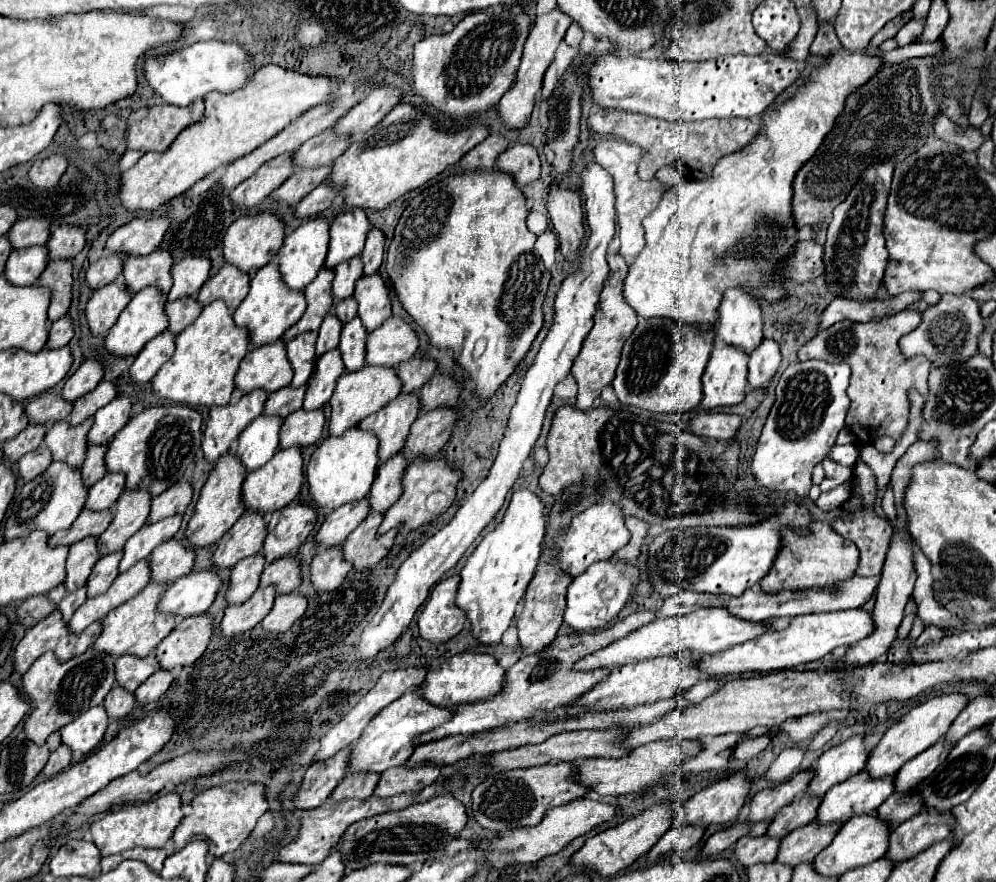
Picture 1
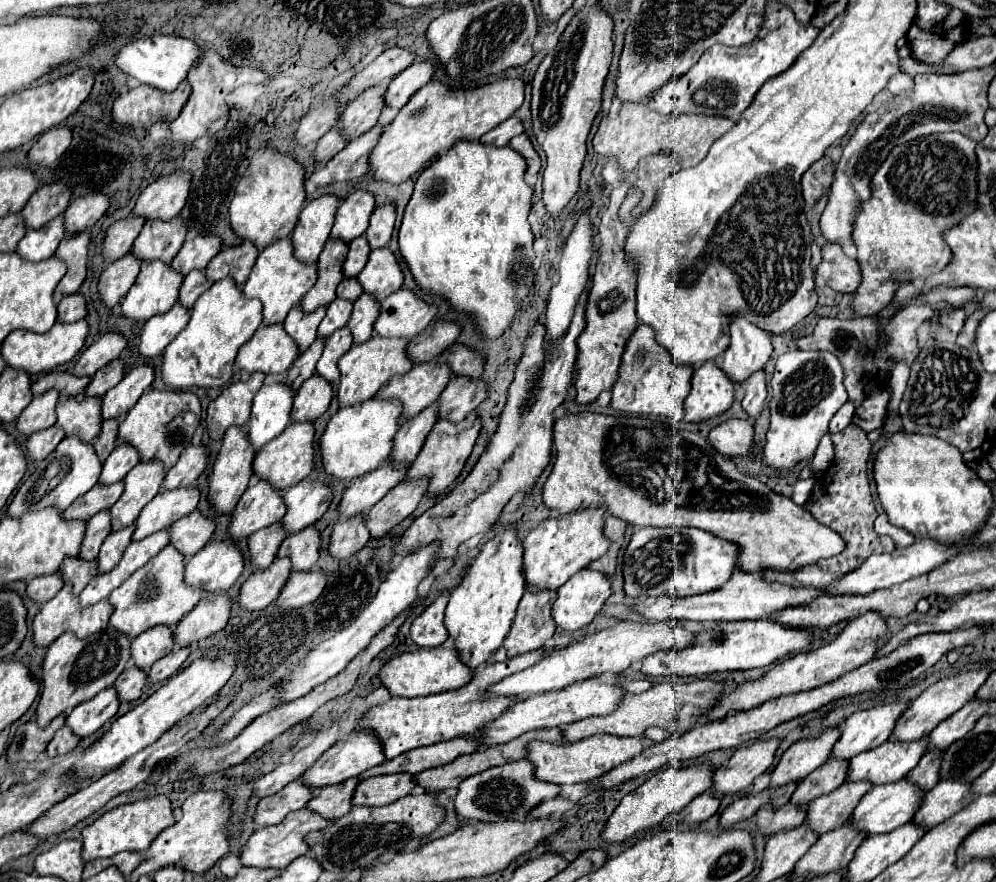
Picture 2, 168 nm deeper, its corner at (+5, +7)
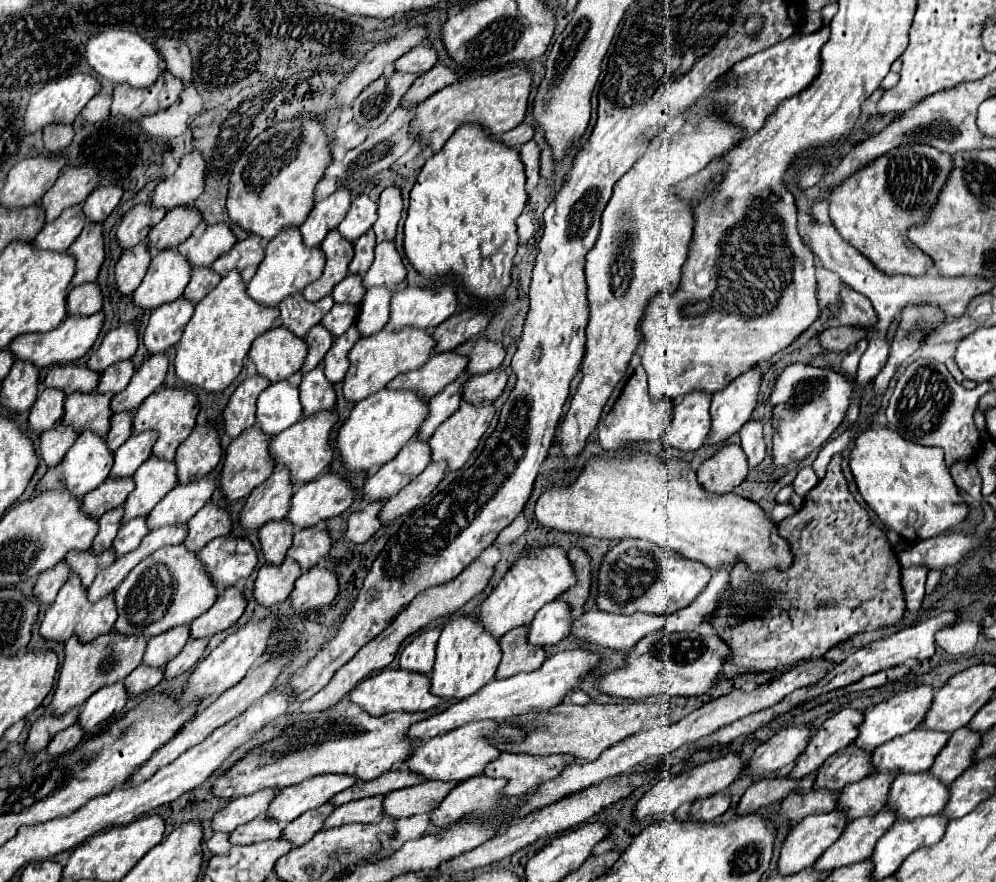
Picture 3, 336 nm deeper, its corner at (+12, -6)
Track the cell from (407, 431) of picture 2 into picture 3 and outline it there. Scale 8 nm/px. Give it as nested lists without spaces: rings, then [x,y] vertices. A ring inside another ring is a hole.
[[[463,373],[455,383],[447,385],[441,393],[437,393],[437,395],[427,403],[429,415],[427,415],[425,421],[421,423],[415,439],[427,441],[427,439],[433,435],[433,431],[435,431],[449,415],[453,415],[453,411],[459,409],[459,403],[461,403],[461,385],[463,385],[467,379],[469,379],[469,375]]]

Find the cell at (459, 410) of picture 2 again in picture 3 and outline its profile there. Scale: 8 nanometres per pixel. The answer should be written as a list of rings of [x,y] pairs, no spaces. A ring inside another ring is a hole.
[[[491,371],[485,375],[471,377],[463,385],[463,401],[469,405],[493,403],[507,385],[507,375],[501,371]]]

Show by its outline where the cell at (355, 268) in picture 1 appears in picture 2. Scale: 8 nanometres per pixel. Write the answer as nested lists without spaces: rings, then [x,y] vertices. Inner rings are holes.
[[[358,236],[356,240],[350,242],[350,252],[346,256],[346,262],[344,262],[344,276],[346,278],[354,278],[360,274],[360,270],[366,266],[368,262],[368,254],[370,254],[370,246],[368,246],[368,240],[366,236]]]

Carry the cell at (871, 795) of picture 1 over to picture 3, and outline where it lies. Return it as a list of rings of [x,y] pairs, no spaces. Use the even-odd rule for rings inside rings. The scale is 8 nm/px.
[[[917,727],[911,733],[877,747],[871,753],[871,773],[923,773],[931,767],[947,741],[949,733]]]

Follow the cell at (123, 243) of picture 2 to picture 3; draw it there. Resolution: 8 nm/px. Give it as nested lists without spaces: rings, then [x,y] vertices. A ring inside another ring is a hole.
[[[149,203],[133,207],[123,217],[123,221],[119,223],[119,227],[115,231],[117,245],[127,249],[127,247],[135,247],[137,243],[145,241],[145,237],[151,231],[151,227],[157,225],[165,217],[165,213],[167,213],[165,209],[151,209]]]

